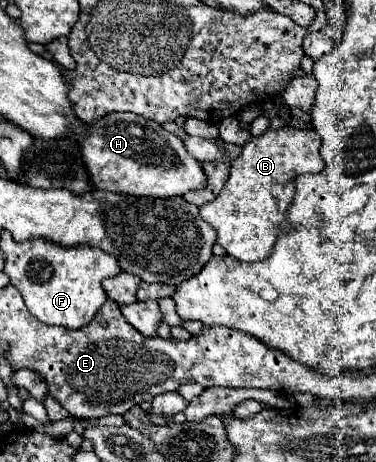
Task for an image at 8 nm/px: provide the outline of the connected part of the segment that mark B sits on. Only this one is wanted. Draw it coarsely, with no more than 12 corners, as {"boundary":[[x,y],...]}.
{"boundary":[[320,136],[250,138],[200,216],[236,260],[264,260]]}

